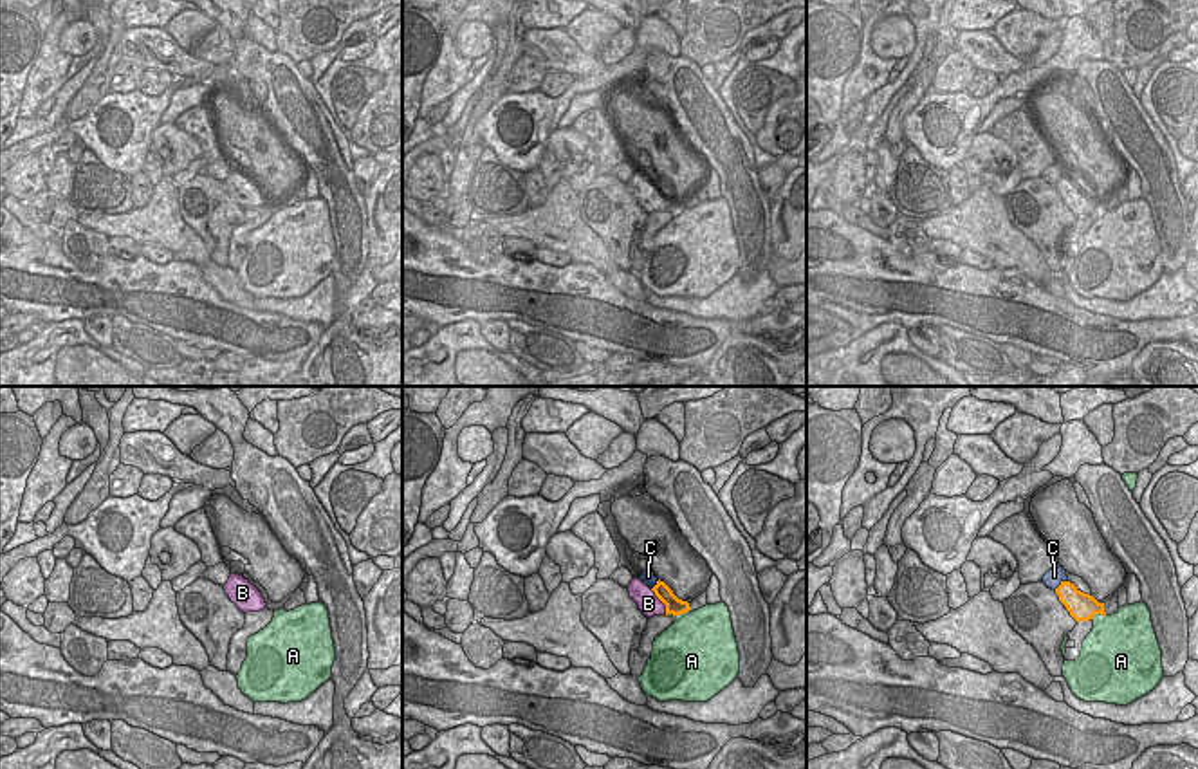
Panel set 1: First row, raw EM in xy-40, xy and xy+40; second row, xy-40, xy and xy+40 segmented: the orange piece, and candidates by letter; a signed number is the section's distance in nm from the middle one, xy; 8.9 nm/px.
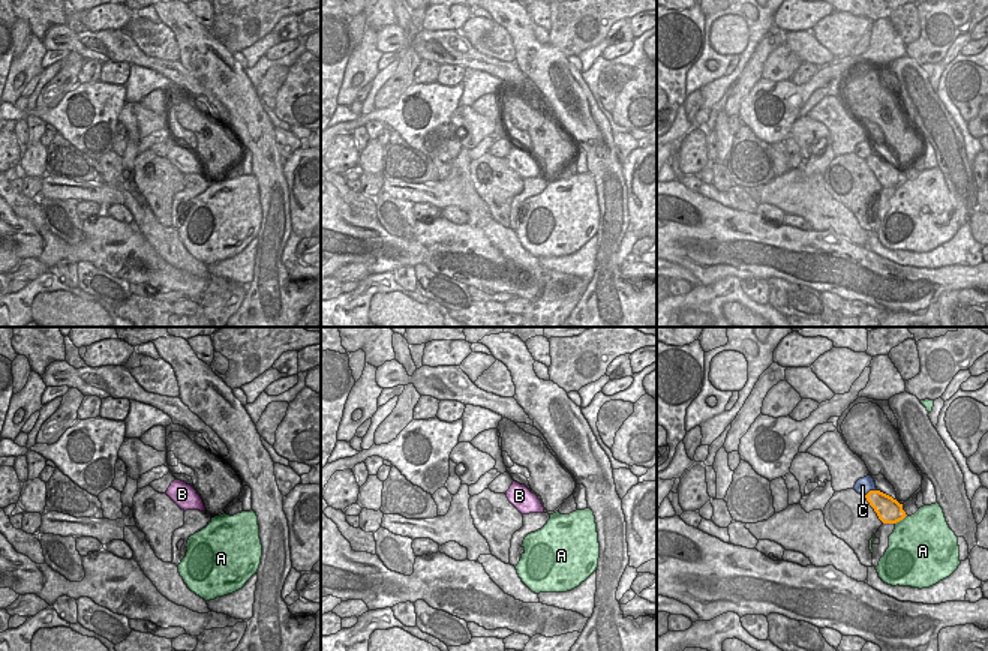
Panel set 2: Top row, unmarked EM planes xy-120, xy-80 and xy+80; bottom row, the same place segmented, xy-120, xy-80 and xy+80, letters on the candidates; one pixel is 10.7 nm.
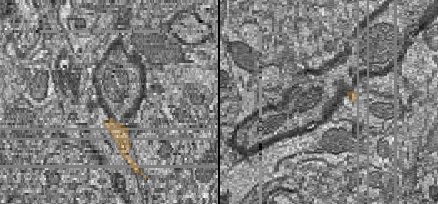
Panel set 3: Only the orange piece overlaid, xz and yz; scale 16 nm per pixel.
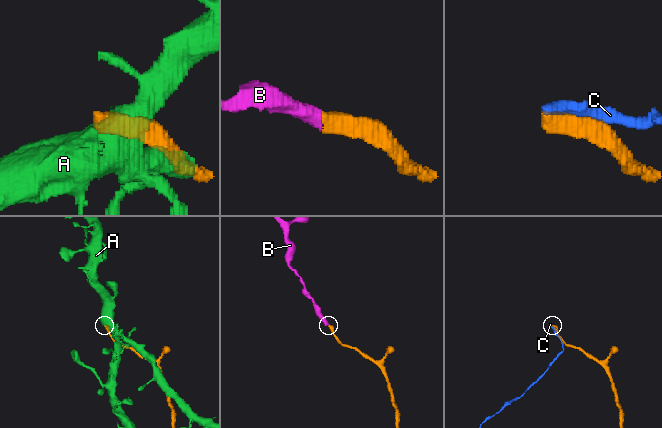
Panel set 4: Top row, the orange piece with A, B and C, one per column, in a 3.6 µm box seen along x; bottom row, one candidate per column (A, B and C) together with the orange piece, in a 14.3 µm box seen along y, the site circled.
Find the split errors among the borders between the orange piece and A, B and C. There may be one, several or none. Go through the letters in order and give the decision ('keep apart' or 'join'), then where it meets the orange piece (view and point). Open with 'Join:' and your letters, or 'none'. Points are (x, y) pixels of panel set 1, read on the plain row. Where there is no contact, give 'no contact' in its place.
Join: B
A: keep apart | xy+40 (1096, 208)
B: join | xy (661, 195)
C: keep apart | xy+40 (1061, 179)

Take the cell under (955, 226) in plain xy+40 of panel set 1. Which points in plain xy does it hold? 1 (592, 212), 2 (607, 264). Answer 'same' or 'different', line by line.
1: different
2: same

